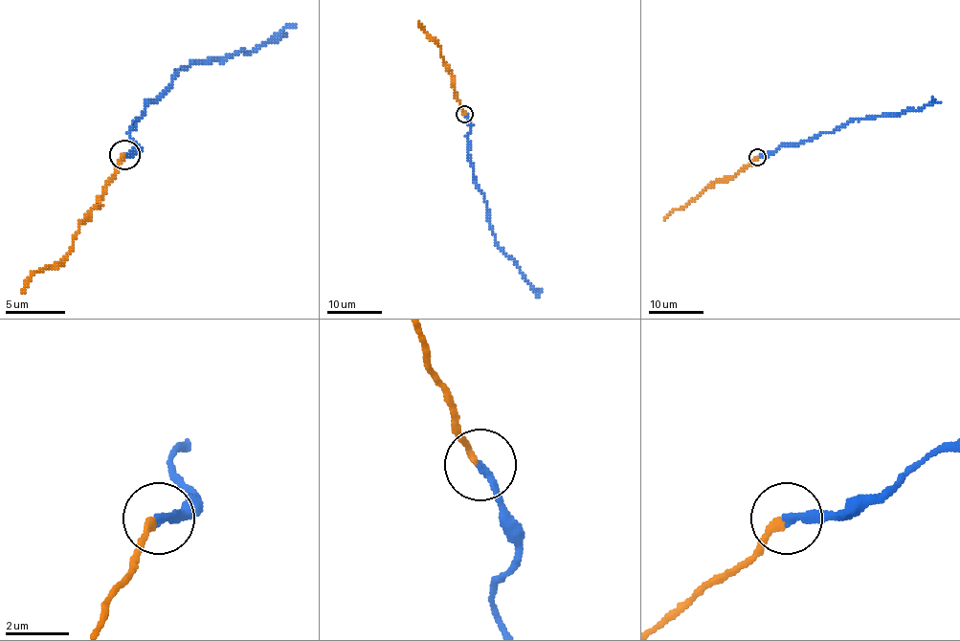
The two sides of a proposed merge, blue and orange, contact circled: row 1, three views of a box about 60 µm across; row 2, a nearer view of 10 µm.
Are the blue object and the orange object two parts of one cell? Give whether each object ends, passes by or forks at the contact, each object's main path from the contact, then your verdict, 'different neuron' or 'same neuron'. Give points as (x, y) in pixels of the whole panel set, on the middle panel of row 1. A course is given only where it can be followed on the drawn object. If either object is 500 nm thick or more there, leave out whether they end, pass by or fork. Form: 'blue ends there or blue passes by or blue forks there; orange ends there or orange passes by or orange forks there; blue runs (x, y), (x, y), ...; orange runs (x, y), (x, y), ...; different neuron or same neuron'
blue ends there; orange ends there; blue runs (464, 113), (471, 128), (467, 138), (468, 157), (477, 187), (489, 210), (496, 243), (537, 290), (543, 288); orange runs (464, 113), (454, 89), (452, 72), (441, 55), (441, 48), (417, 20); same neuron

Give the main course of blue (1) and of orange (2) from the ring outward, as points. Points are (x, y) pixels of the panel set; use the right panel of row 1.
1: (756, 156), (831, 133), (854, 120), (921, 110), (931, 98)
2: (756, 156), (732, 177), (715, 180), (663, 219)

